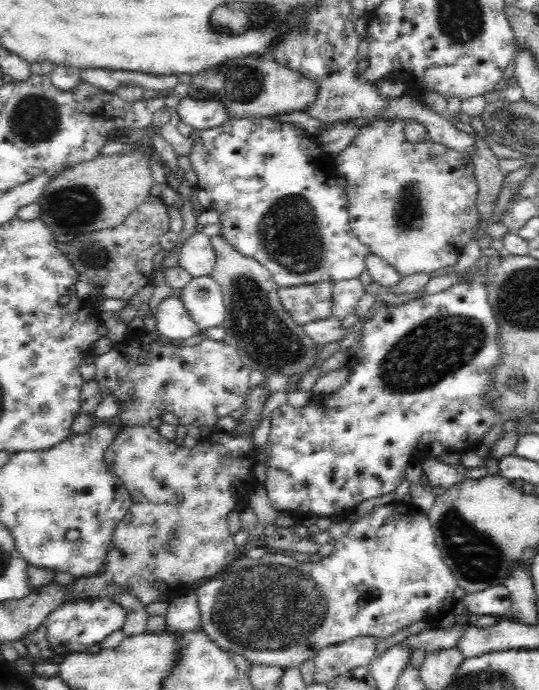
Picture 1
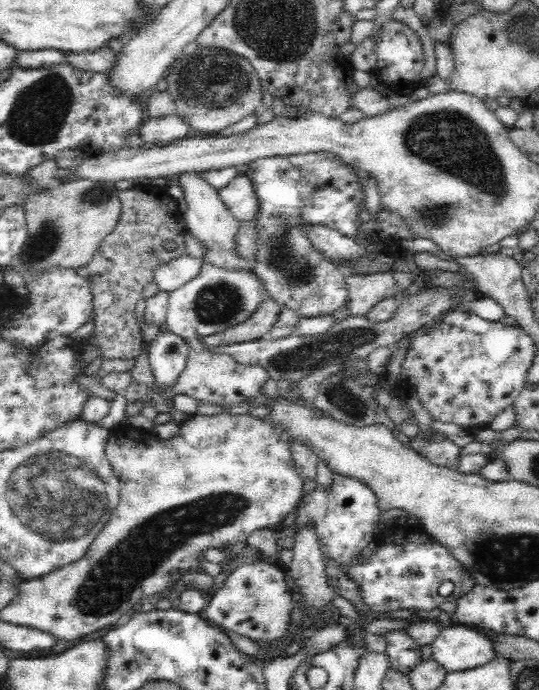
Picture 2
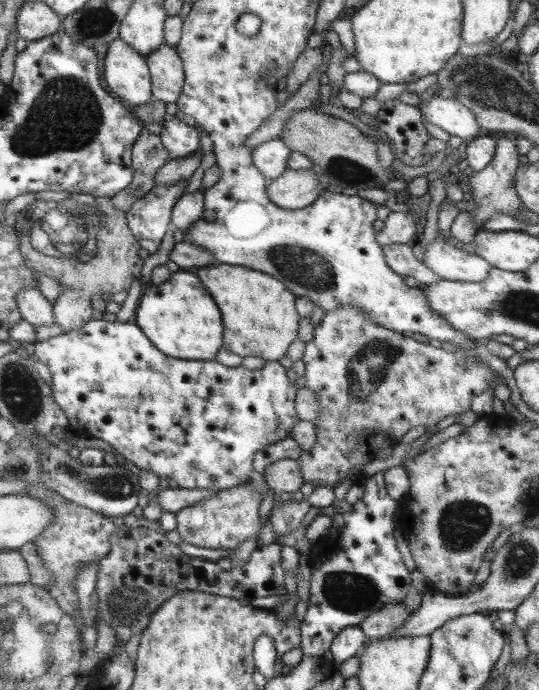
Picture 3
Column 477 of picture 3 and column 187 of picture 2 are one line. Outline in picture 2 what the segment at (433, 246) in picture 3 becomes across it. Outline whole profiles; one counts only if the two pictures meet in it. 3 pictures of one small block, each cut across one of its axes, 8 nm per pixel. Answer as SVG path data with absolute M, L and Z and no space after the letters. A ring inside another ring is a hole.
M188 254L165 263L160 262L153 270L153 283L160 292L172 292L194 278L202 263L202 259L192 258Z

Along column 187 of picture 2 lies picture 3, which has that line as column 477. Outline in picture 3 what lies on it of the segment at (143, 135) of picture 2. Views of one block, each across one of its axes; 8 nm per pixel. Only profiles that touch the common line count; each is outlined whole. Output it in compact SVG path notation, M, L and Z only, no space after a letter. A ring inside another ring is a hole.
M433 96L419 103L423 103L417 108L421 108L425 120L435 124L449 136L457 136L461 140L466 138L472 140L479 134L479 125L473 114L459 101L451 97Z

